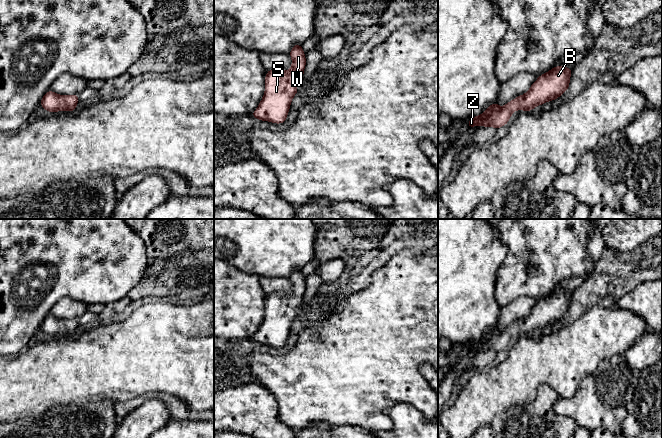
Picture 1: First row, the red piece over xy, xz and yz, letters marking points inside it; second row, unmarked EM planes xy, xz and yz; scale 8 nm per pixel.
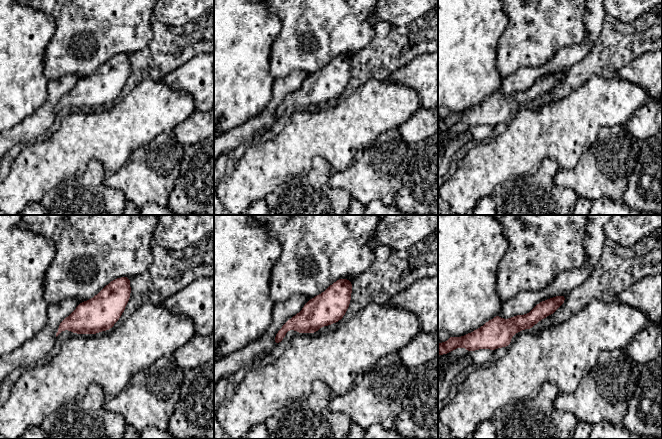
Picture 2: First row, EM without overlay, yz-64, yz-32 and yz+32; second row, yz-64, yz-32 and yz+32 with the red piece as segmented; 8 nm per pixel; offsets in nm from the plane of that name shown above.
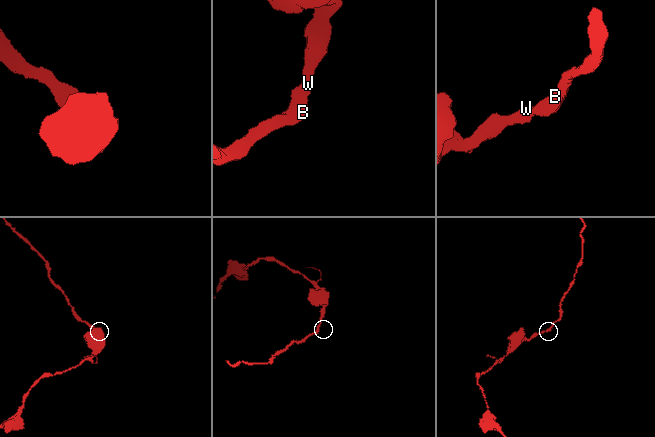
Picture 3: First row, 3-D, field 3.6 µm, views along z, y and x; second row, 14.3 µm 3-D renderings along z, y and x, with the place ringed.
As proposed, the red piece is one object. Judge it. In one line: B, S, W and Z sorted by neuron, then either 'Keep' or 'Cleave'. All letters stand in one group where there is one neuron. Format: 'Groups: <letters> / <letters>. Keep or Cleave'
Groups: B S W Z. Keep

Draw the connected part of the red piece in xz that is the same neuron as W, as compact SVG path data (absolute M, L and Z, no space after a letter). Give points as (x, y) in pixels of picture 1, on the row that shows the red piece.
M295 44L289 55L292 66L286 72L283 69L267 71L265 77L265 93L253 117L276 124L284 123L290 109L290 103L296 93L297 83L303 78L306 64L304 51Z

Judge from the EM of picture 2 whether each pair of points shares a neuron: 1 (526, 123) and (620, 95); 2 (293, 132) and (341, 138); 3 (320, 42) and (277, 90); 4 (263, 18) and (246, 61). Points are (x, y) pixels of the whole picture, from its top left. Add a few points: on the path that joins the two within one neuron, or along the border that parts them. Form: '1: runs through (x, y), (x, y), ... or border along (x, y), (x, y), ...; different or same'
1: runs through (549, 121), (577, 119), (597, 104); same
2: runs through (305, 132), (329, 133); same
3: border along (308, 74), (303, 71), (292, 71), (275, 79); different
4: runs through (252, 29), (246, 35), (246, 50); same

